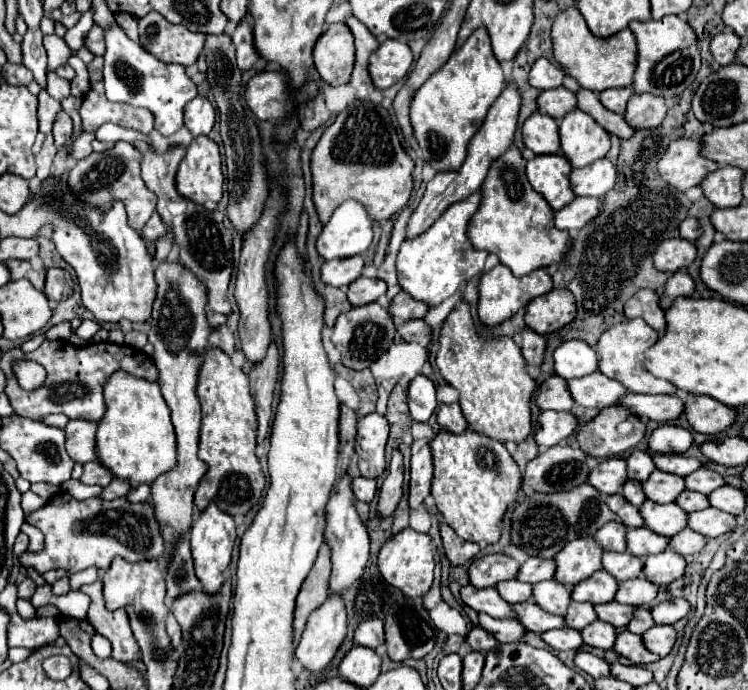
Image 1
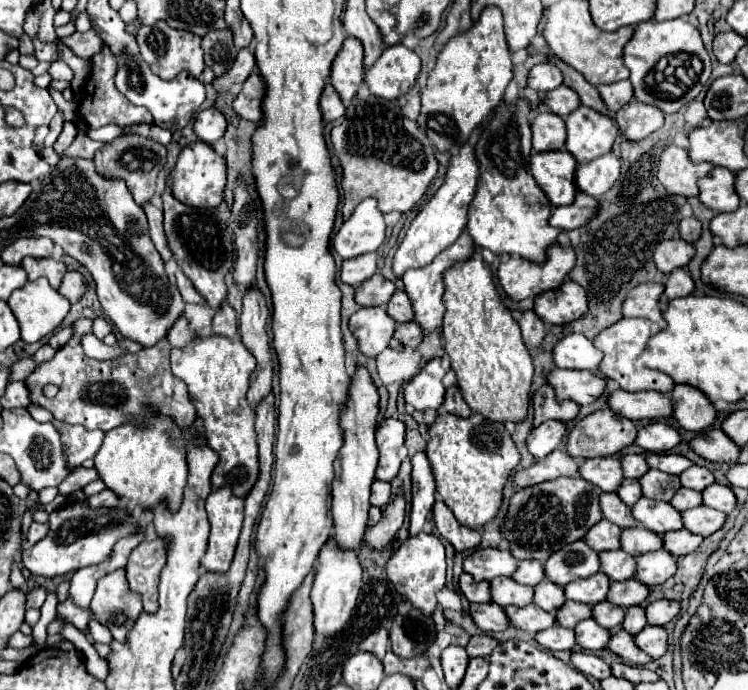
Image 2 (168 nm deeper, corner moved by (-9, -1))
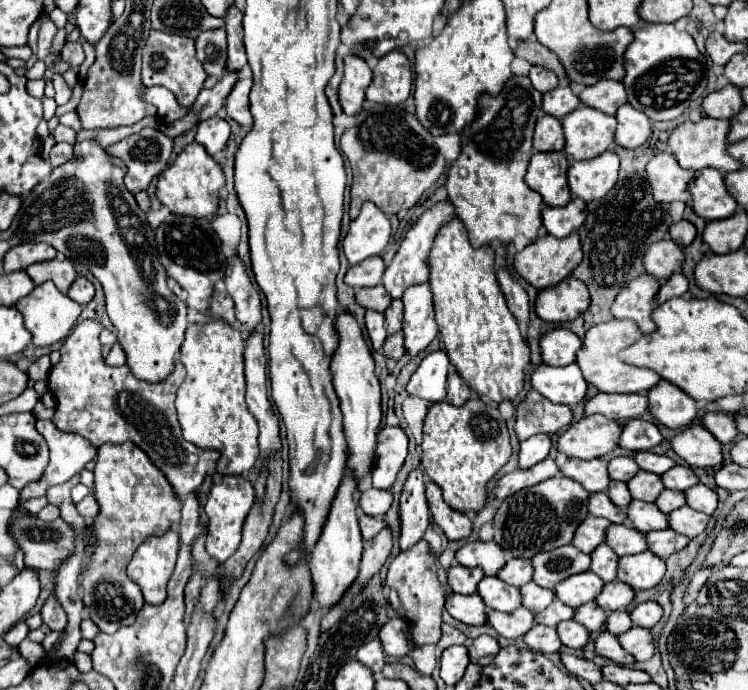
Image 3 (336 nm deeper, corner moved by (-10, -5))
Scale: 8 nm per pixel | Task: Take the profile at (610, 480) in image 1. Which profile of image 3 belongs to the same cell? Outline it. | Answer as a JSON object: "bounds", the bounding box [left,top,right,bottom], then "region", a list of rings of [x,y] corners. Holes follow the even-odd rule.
{"bounds":[561,458,611,492],"region":[[[571,458],[567,460],[567,464],[561,466],[561,474],[577,480],[589,492],[605,492],[611,482],[607,474],[607,462],[603,458],[593,458],[593,460]]]}

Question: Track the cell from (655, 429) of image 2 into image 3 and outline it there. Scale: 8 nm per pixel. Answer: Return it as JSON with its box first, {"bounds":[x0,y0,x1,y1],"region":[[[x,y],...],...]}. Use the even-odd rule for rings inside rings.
{"bounds":[619,418,663,452],"region":[[[635,418],[623,426],[619,446],[627,448],[631,452],[641,452],[641,450],[651,450],[651,448],[659,446],[661,440],[663,440],[663,436],[653,422]]]}

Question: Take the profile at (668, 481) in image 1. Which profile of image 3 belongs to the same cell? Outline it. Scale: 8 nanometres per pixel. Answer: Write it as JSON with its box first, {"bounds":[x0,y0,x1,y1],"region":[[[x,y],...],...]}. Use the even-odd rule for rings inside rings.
{"bounds":[627,470,665,502],"region":[[[639,470],[639,474],[635,474],[635,478],[631,478],[627,482],[627,486],[635,500],[645,500],[645,502],[655,502],[655,498],[659,498],[661,490],[665,490],[661,476],[643,472],[643,470]]]}

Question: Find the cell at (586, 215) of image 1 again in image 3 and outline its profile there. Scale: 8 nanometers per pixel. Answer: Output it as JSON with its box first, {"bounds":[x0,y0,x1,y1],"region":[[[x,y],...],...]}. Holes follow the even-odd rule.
{"bounds":[543,198,587,238],"region":[[[579,198],[571,200],[563,208],[543,208],[543,226],[555,238],[565,238],[579,230],[587,220],[587,204]]]}

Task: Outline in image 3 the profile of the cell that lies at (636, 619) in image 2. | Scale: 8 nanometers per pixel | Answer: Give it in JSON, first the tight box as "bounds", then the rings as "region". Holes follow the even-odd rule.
{"bounds":[607,610,633,636],"region":[[[627,610],[611,612],[609,618],[607,618],[607,630],[609,630],[611,634],[615,634],[615,636],[627,632],[631,626],[633,626],[633,622],[631,622],[631,616],[629,616]]]}

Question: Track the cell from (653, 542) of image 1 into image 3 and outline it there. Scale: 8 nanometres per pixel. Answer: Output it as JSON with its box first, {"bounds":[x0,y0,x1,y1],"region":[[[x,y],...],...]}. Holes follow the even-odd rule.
{"bounds":[607,524,647,556],"region":[[[611,524],[607,528],[607,544],[617,556],[629,556],[647,550],[645,536],[639,530],[629,528],[625,524]]]}

